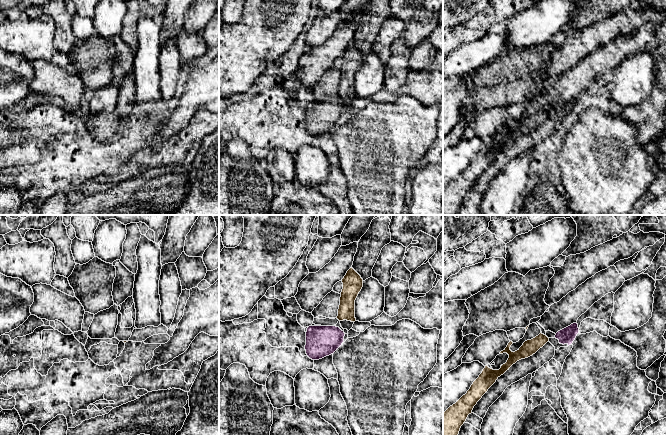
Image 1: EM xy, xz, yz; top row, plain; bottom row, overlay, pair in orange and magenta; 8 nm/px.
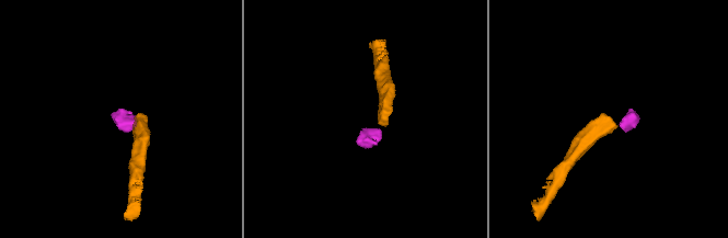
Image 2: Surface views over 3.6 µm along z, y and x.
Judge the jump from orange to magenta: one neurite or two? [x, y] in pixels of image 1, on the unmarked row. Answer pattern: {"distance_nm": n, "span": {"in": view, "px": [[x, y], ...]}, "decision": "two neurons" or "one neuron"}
{"distance_nm": 60, "span": {"in": "xz", "px": [[339, 96], [338, 103]]}, "decision": "two neurons"}

